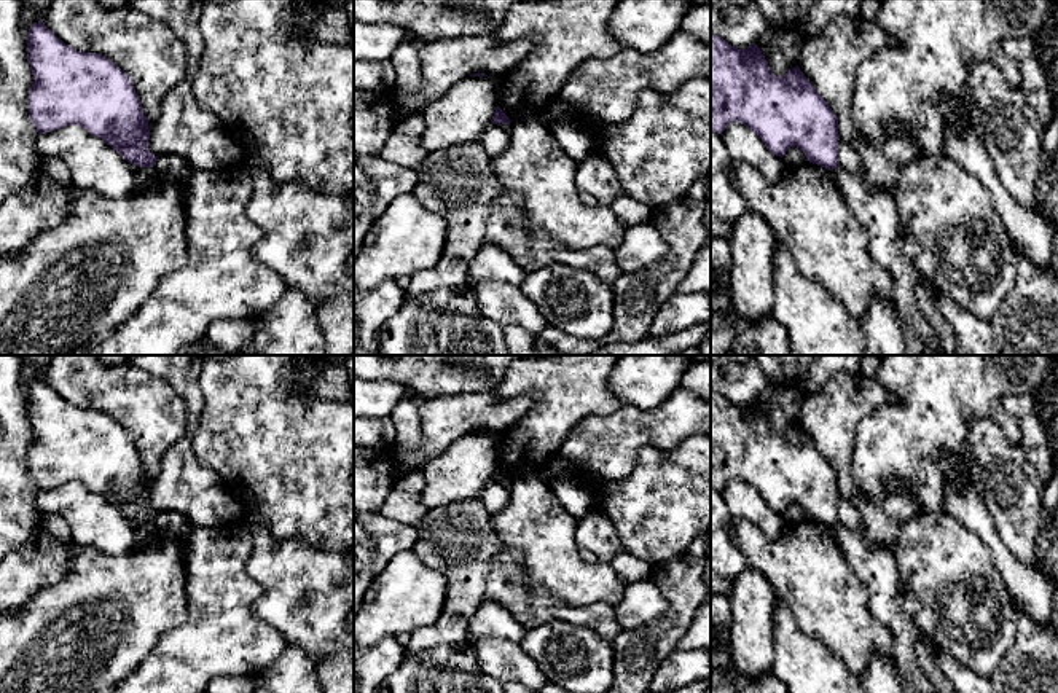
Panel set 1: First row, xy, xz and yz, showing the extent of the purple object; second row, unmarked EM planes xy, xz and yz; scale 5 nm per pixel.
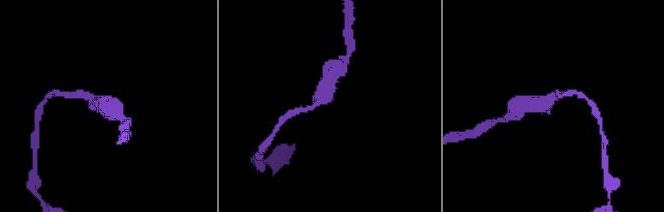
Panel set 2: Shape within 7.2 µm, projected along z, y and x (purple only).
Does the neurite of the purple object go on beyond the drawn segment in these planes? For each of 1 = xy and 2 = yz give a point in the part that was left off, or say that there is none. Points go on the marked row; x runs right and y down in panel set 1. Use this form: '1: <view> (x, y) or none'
1: none
2: none

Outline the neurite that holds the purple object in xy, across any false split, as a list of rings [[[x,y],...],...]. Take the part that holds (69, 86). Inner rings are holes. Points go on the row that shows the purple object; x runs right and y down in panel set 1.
[[[35,22],[27,35],[27,61],[33,75],[29,94],[29,116],[38,134],[70,124],[84,127],[102,139],[132,166],[153,167],[158,156],[148,150],[150,129],[132,80],[110,59],[96,53],[76,51]]]

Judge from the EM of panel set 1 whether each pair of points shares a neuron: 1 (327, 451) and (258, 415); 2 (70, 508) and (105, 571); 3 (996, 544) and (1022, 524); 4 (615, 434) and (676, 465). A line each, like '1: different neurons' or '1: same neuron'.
1: same neuron
2: different neurons
3: different neurons
4: different neurons

